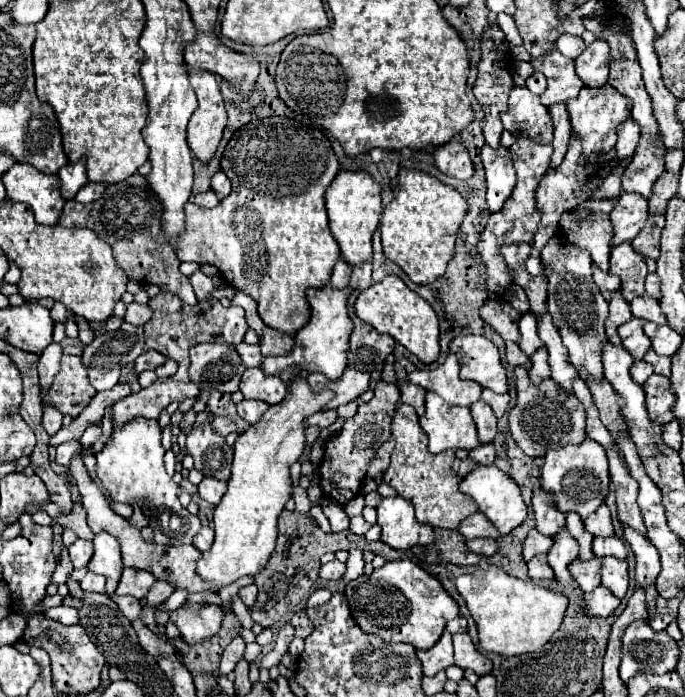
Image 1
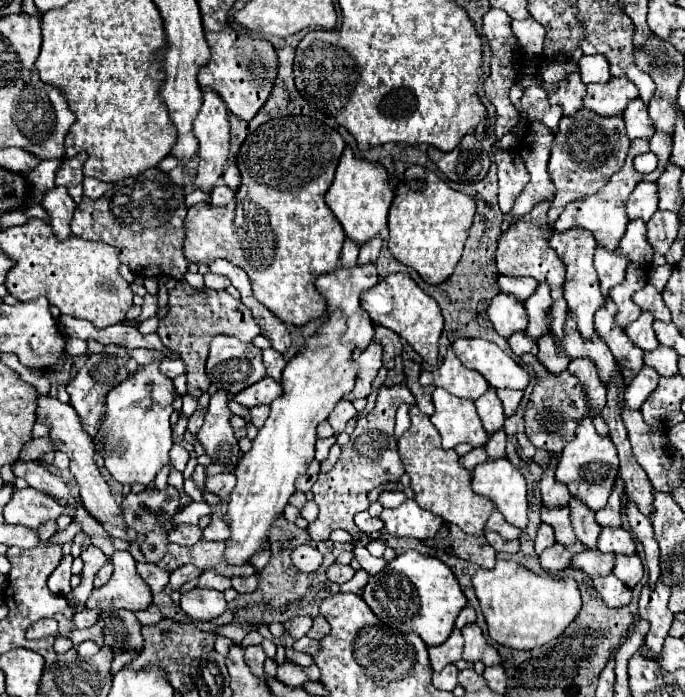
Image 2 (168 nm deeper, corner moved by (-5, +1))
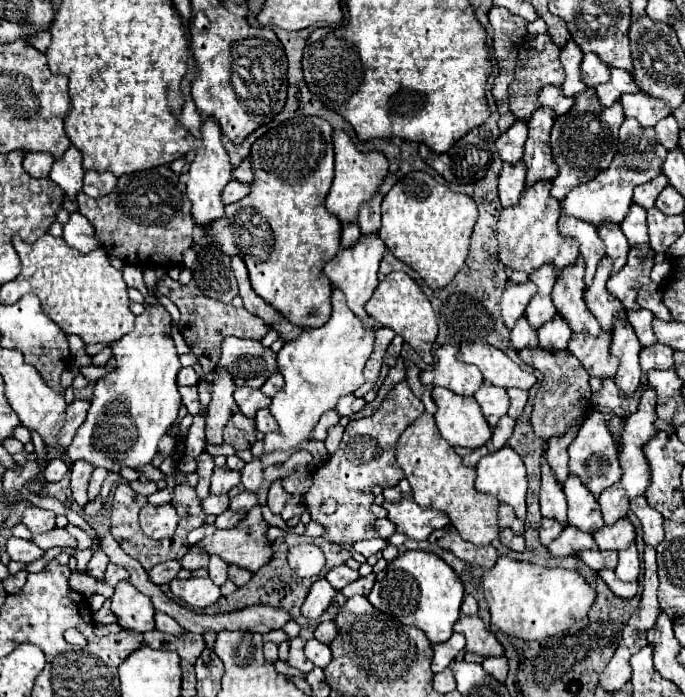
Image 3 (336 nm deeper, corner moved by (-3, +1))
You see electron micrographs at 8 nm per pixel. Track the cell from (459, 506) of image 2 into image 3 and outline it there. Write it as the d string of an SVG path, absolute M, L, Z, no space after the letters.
M423 412L399 438L397 442L397 460L405 472L405 478L411 484L413 500L423 508L433 508L449 514L451 524L459 530L461 538L477 546L487 546L493 540L499 540L499 500L491 494L481 494L475 490L475 468L463 466L461 456L453 446L443 440L437 432L435 418Z

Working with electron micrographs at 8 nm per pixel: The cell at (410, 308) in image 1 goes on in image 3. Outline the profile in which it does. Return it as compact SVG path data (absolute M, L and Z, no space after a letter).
M391 272L385 276L385 280L379 282L377 290L373 292L371 300L365 304L365 310L371 318L375 318L381 326L391 328L395 334L401 334L403 340L427 362L433 364L433 342L437 338L437 320L435 320L435 310L429 304L427 296L423 290L411 280L405 272Z

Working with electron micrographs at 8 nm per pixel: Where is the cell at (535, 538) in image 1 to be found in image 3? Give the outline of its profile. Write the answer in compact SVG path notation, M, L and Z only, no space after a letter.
M543 518L543 524L541 524L541 532L539 532L539 538L541 538L541 544L543 546L549 546L557 536L559 532L565 528L565 524L557 524L557 520L551 520L551 518Z

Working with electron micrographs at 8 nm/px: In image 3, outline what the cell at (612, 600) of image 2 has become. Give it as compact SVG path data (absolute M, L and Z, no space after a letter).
M603 568L603 570L599 570L599 576L601 576L603 582L605 582L617 596L621 596L621 598L633 598L633 596L637 594L637 590L639 590L639 584L637 584L637 582L623 582L623 580L619 580L619 578L615 576L613 570Z

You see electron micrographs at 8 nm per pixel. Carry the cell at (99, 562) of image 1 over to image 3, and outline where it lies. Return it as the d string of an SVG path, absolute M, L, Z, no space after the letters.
M129 582L117 584L111 600L111 610L117 616L119 626L125 630L149 632L155 628L155 610L151 600Z

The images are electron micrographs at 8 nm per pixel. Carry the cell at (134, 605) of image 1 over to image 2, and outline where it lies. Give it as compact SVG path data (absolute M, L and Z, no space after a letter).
M149 604L145 610L137 610L135 616L137 616L137 620L141 624L157 624L163 618L161 612L159 612L159 608L155 604Z

